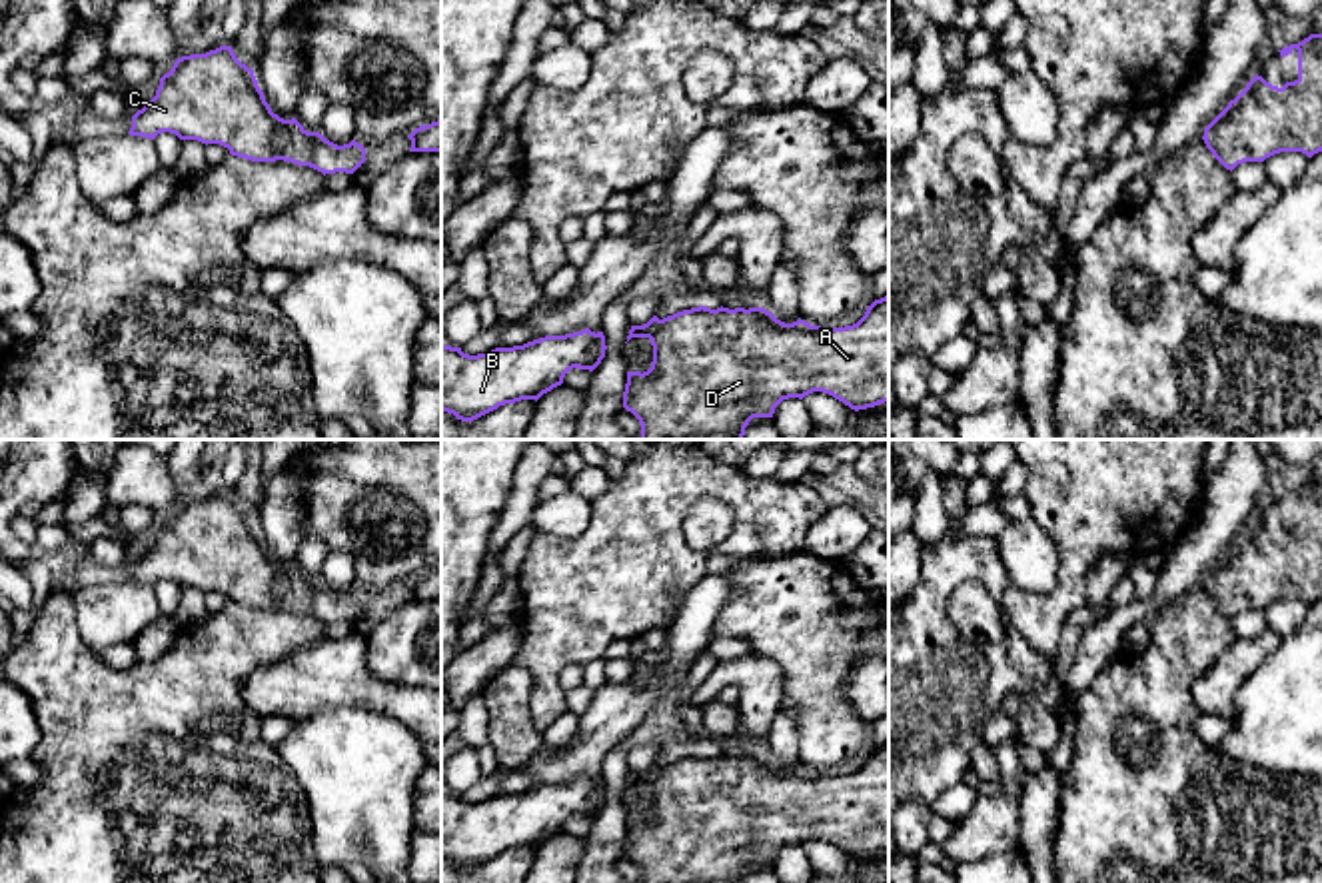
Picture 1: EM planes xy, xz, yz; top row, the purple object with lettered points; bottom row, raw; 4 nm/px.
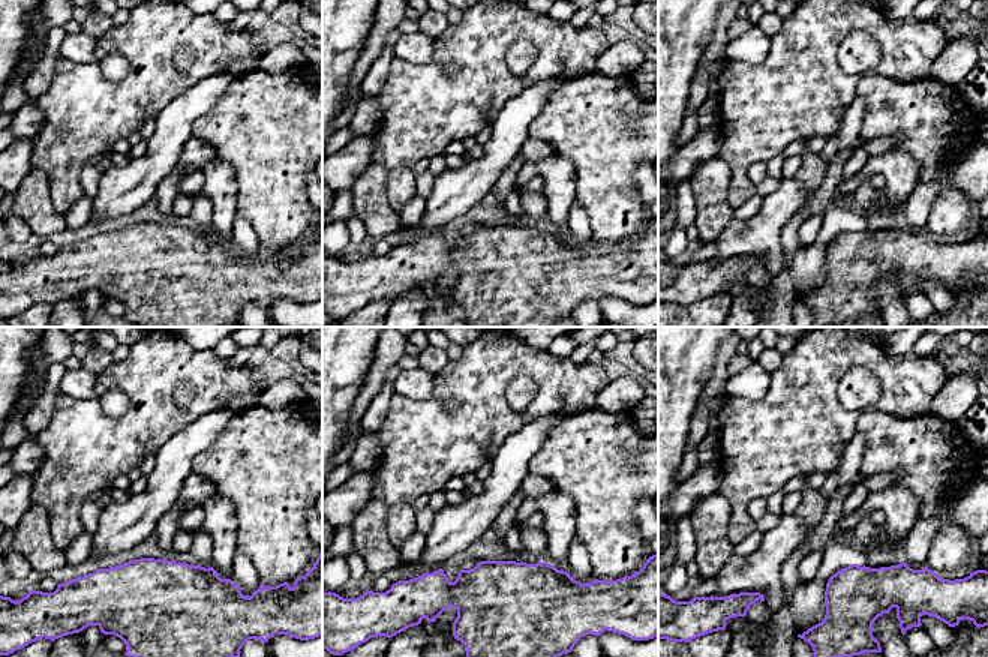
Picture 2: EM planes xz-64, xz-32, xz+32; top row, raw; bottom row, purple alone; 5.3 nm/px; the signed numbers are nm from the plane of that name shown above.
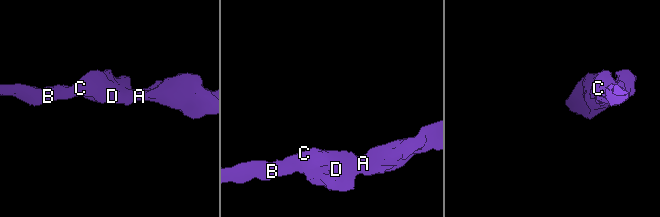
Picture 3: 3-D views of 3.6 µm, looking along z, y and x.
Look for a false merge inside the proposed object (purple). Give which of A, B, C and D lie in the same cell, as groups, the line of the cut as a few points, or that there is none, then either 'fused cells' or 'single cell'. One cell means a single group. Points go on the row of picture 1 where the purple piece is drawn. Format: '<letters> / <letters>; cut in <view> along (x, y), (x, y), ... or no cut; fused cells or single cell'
A B C D; no cut; single cell

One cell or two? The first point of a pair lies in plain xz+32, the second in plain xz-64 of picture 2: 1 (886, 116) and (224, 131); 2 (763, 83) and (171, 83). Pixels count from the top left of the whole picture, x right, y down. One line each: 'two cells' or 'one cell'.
1: one cell
2: one cell

